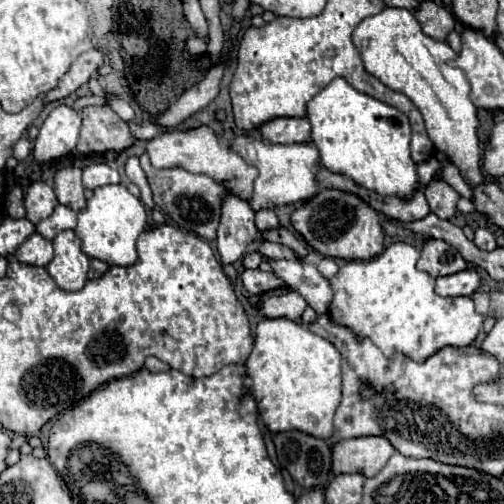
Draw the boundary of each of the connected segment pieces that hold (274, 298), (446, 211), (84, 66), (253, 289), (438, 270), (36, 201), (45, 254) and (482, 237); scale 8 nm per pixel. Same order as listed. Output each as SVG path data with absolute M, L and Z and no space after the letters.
M290 291L286 295L270 295L262 299L260 313L264 317L286 317L292 321L300 321L302 311L306 309L306 301L296 291Z
M442 179L430 181L426 185L424 193L426 193L426 199L428 199L430 211L436 213L440 219L450 219L456 213L456 201L458 201L460 195Z
M92 49L88 53L82 53L72 65L70 69L64 73L64 77L58 81L58 85L54 89L50 89L44 97L44 103L52 103L58 99L68 97L70 93L74 93L80 85L88 83L90 75L96 75L98 67L102 65L102 53Z
M244 269L240 279L242 279L242 283L250 295L258 295L258 293L264 293L268 289L282 287L282 283L284 283L274 273L262 273L260 269Z
M430 239L430 241L426 241L426 245L422 249L422 257L418 259L418 269L430 273L432 277L454 275L454 273L466 269L466 261L448 243Z
M36 181L28 187L26 197L24 197L24 207L26 207L26 219L30 219L34 225L46 219L54 207L58 205L58 199L44 181Z
M34 233L26 243L22 243L22 247L18 247L16 251L16 259L20 263L26 263L26 265L48 265L50 259L54 257L54 251L52 251L52 241L44 239L40 233Z
M478 229L476 231L476 237L474 237L474 245L478 249L484 249L484 251L494 251L496 249L496 241L494 241L494 235L486 229Z

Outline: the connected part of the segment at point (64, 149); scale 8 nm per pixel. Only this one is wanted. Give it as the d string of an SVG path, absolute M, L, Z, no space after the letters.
M58 105L50 111L46 121L40 127L34 145L34 161L46 163L58 157L64 157L74 151L78 133L82 127L82 113L68 107Z

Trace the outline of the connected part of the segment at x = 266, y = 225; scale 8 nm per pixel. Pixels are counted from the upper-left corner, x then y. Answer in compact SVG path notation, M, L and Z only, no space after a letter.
M262 209L262 211L258 211L258 213L256 213L254 223L256 223L256 227L258 227L260 231L278 227L278 219L276 219L276 215L274 215L274 211L272 211L272 209Z

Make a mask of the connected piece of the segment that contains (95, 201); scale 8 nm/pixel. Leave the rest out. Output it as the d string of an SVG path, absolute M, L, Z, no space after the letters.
M102 185L96 187L86 207L78 211L76 235L82 239L82 251L90 259L106 261L108 265L130 265L136 259L136 239L146 227L146 209L140 199L136 199L126 185Z

